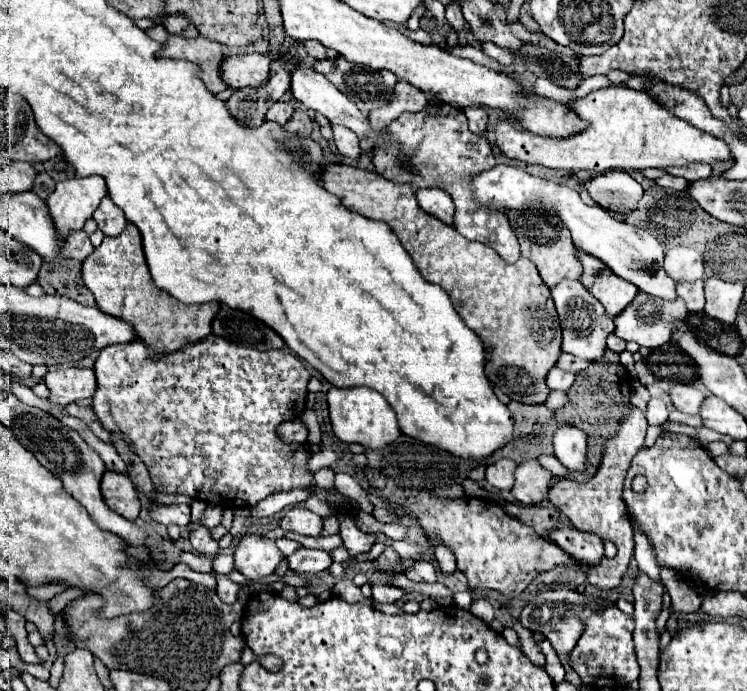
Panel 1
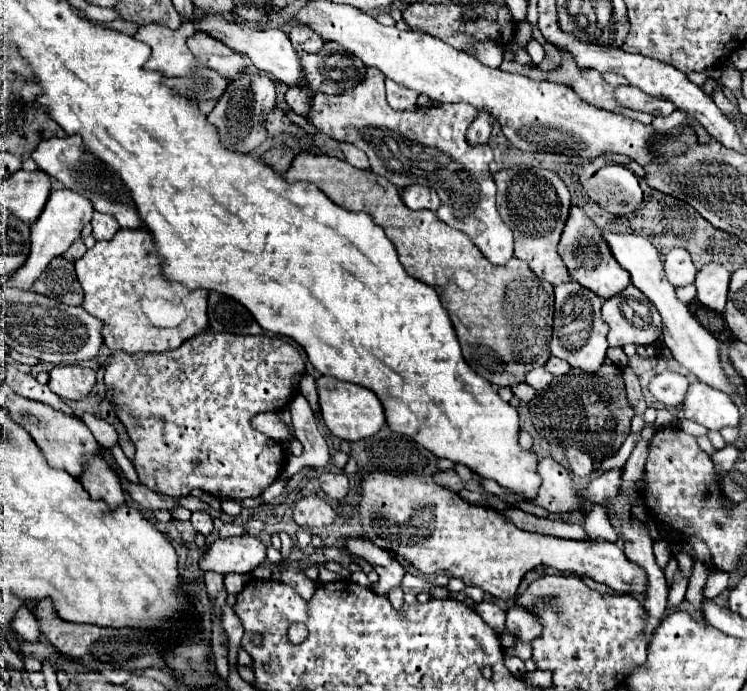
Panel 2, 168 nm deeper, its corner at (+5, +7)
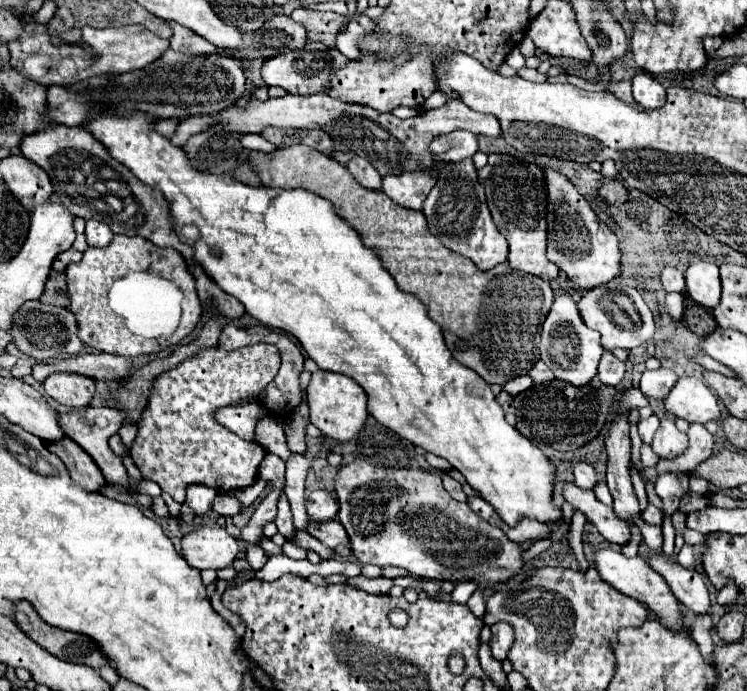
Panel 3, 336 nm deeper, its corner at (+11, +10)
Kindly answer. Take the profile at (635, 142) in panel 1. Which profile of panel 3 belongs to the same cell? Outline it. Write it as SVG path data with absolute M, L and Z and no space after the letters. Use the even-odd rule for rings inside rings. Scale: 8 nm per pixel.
M639 72L633 78L633 98L643 108L661 108L665 104L665 86L647 72Z

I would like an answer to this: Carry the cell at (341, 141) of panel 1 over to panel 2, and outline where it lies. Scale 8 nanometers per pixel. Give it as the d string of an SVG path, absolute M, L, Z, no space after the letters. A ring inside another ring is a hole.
M341 141L339 147L341 147L341 151L345 153L345 159L347 159L353 167L357 167L357 169L369 169L367 155L365 155L361 149L357 149L353 143L345 143L345 141Z

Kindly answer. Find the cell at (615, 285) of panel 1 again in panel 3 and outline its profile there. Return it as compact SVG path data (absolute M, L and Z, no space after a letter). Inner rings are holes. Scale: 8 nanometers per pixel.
M543 168L543 174L547 182L547 258L583 290L617 278L621 274L617 236L597 218L589 202L563 174L551 168Z

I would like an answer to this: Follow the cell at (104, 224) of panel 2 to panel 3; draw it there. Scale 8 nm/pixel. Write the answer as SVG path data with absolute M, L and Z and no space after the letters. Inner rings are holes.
M87 220L85 238L87 238L87 244L89 246L93 246L93 248L105 248L113 240L113 232L103 222Z

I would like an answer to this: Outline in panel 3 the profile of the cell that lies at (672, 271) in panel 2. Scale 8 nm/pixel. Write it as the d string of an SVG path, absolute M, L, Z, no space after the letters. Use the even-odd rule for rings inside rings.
M679 268L661 270L661 286L665 292L685 292L685 278Z

